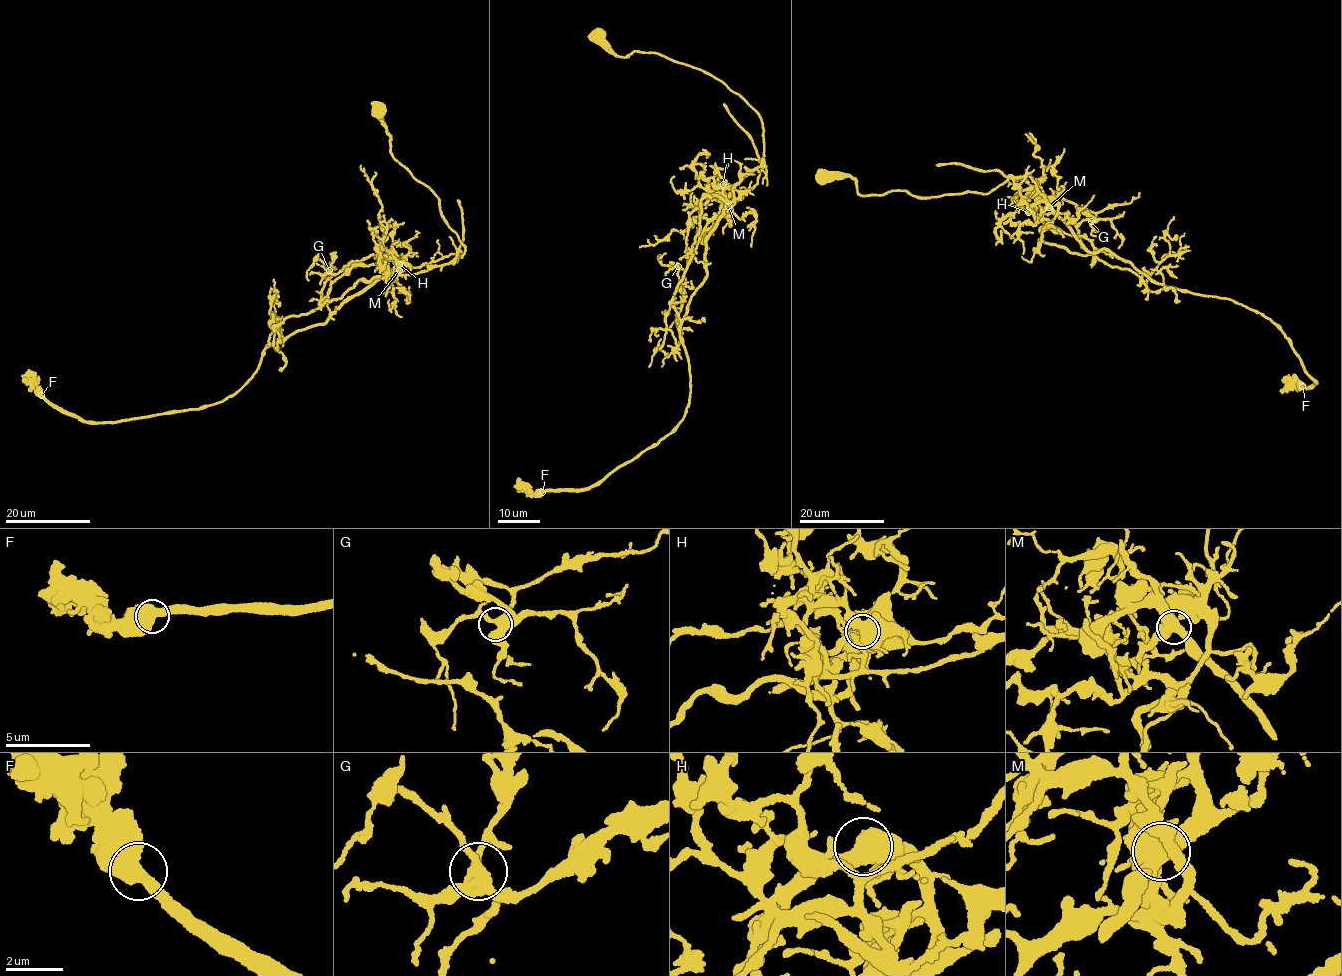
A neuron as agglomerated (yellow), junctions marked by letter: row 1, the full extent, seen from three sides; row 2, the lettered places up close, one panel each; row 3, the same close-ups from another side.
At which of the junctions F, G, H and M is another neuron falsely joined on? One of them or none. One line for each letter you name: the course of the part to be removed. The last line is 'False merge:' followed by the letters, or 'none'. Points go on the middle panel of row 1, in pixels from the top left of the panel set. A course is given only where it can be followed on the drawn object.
M: course (728, 206), (706, 241), (706, 278), (680, 327), (690, 392), (676, 429), (582, 490), (534, 492), (517, 479)
False merge: M

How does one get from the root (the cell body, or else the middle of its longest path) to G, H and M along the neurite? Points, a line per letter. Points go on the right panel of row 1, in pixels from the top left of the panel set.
G: (1105, 250), (1083, 248), (1069, 227), (1053, 214), (1052, 199), (1076, 204), (1093, 216), (1096, 220), (1091, 221)
H: (1105, 250), (1101, 248), (1092, 252), (1083, 248), (1069, 227), (1044, 202), (1038, 201), (1028, 212)
M: (1105, 250), (1101, 248), (1092, 252), (1083, 248), (1069, 227), (1049, 207)

